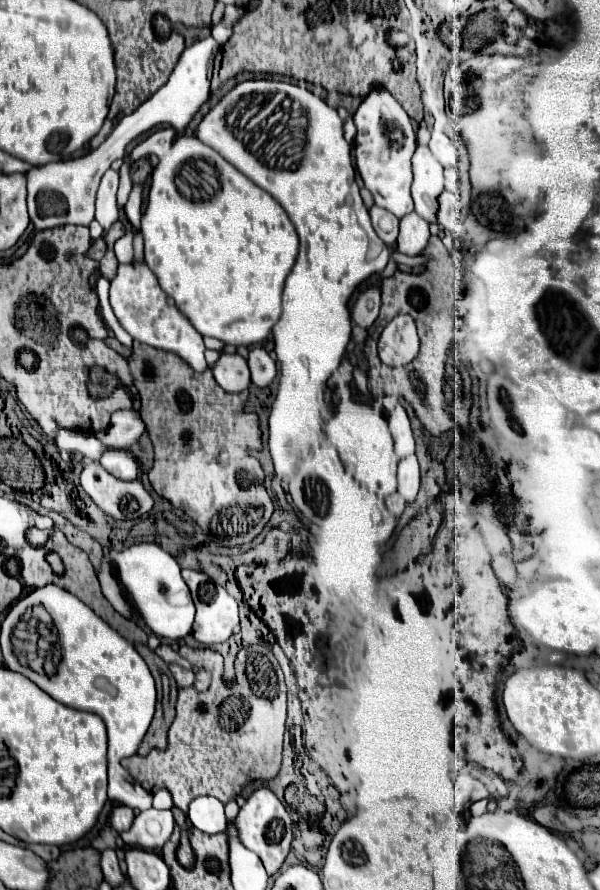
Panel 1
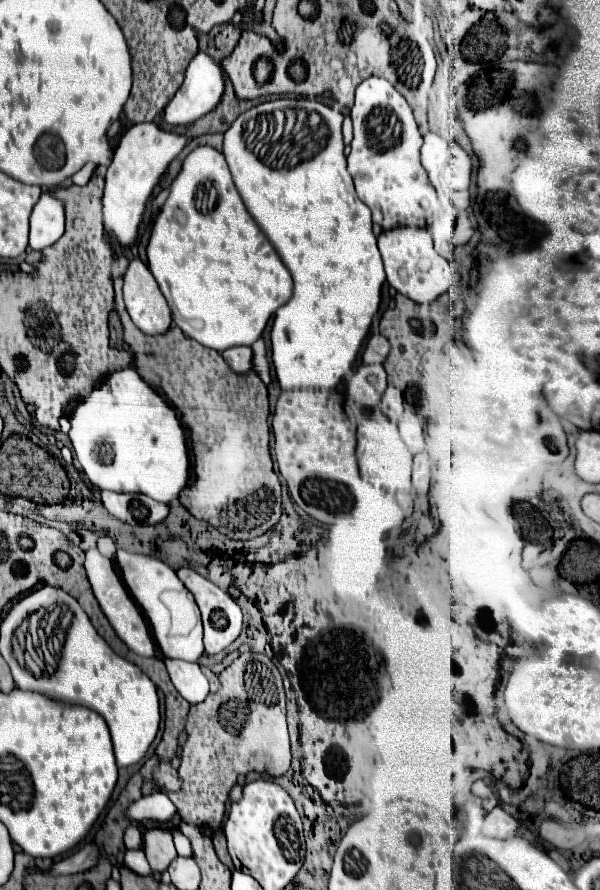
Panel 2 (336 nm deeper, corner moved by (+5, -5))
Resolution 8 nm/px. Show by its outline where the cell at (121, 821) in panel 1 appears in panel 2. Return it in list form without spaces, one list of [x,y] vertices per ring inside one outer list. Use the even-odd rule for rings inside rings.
[[[129,826],[125,830],[125,846],[127,848],[143,848],[143,840],[141,840],[141,830],[135,826]]]

